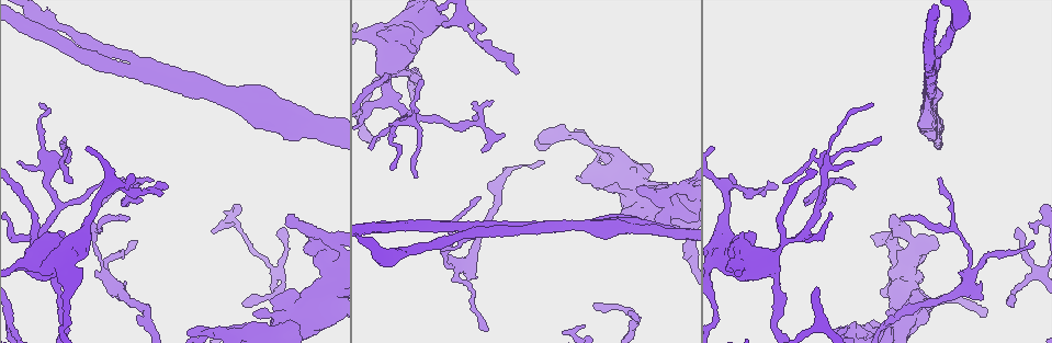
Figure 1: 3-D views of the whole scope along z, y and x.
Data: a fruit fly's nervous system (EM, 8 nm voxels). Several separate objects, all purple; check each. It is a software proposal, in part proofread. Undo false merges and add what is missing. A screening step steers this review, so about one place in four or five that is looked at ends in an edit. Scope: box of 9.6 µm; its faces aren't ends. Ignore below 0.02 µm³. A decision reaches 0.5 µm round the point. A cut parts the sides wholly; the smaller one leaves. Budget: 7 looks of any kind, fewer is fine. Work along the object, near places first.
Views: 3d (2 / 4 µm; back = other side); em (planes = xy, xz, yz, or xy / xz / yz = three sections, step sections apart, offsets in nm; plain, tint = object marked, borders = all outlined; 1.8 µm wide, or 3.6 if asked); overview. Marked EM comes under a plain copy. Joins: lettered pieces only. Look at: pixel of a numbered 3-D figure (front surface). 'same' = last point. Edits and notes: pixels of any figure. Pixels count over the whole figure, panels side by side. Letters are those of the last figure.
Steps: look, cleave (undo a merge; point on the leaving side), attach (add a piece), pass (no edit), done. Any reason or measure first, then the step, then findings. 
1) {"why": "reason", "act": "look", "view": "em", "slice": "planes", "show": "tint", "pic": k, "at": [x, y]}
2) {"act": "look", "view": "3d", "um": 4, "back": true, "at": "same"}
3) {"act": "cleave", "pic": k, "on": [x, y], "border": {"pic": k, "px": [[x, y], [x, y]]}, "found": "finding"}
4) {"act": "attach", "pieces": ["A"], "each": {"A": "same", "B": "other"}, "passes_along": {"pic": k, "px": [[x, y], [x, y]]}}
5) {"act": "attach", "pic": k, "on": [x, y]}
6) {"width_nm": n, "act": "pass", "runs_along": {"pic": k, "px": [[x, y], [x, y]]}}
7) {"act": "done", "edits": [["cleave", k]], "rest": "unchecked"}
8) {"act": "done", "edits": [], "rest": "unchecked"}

{"why": "an open end", "act": "look", "view": "3d", "um": 2, "back": true, "pic": 1, "at": [416, 176]}

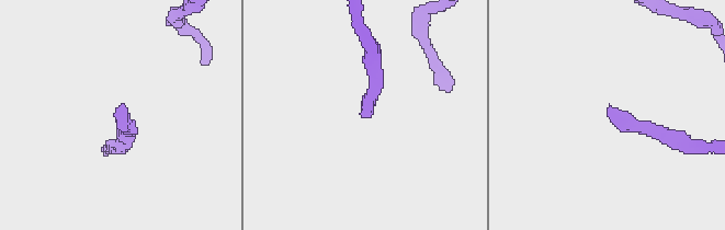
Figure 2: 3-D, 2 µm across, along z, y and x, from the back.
{"why": "need the tissue", "act": "look", "view": "em", "slice": "xy", "step": 16, "show": "borders", "pic": 2, "at": [119, 108]}

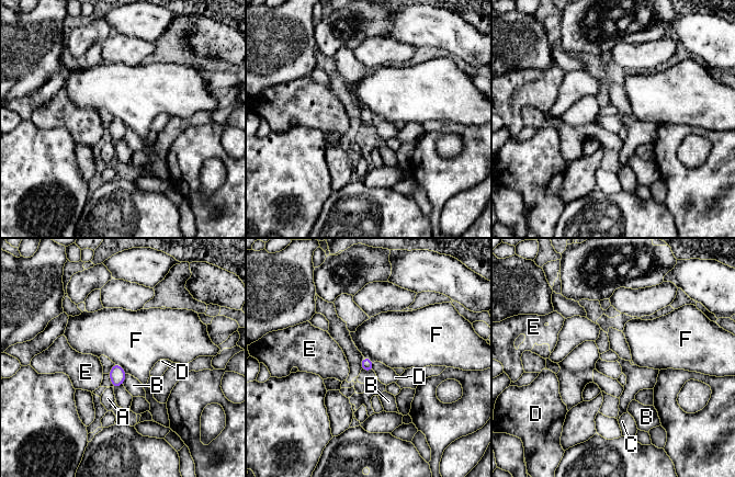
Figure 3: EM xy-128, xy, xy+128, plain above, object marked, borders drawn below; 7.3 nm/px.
{"act": "look", "view": "em", "slice": "xz", "step": 8, "show": "borders", "at": "same"}

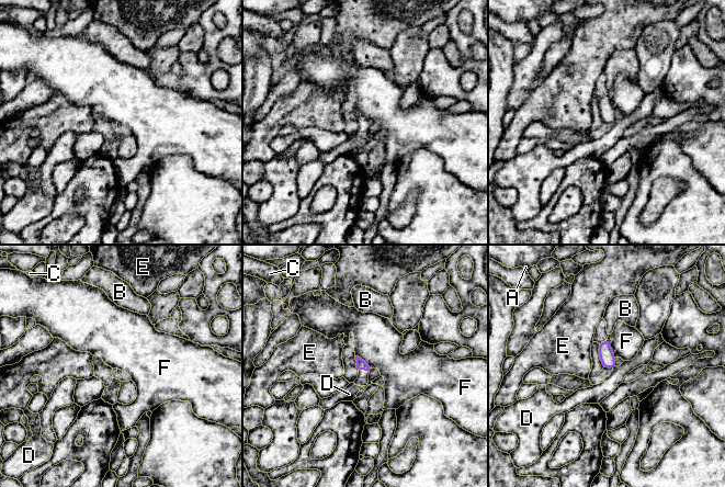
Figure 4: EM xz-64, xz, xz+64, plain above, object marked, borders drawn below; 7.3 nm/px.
{"act": "pass", "each": {"A": "other", "B": "other", "C": "other", "D": "other", "E": "other", "F": "other"}, "border": {"pic": 4, "px": [[607, 339], [615, 357]]}, "found": "no lettered piece goes on from it"}

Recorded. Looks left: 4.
{"why": "tapers out", "act": "look", "view": "3d", "um": 4, "back": true, "pic": 1, "at": [70, 181]}

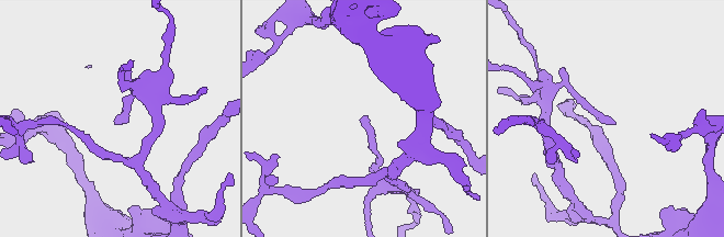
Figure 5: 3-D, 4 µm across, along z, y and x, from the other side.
{"why": "now the EM", "act": "look", "view": "em", "slice": "xy", "step": 8, "show": "borders", "pic": 5, "at": [365, 119]}

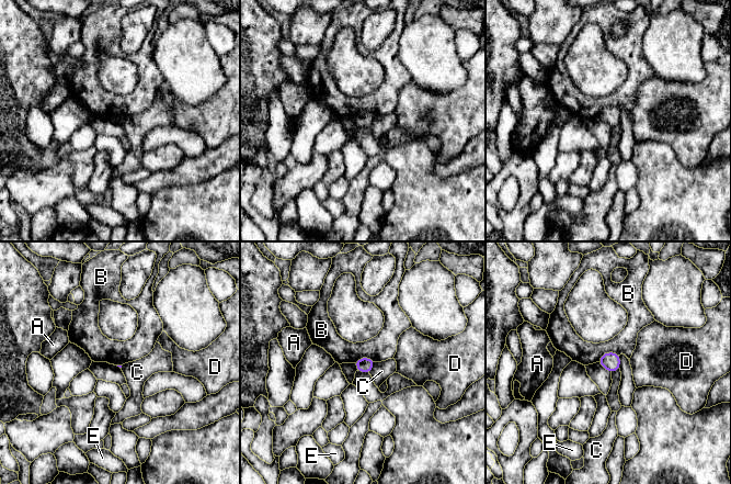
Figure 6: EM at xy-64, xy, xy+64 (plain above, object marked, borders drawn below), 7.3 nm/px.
{"act": "look", "view": "em", "slice": "planes", "show": "borders", "at": "same"}

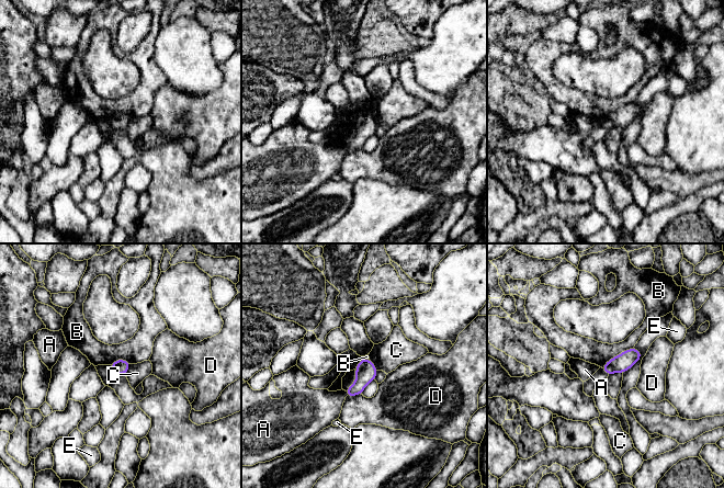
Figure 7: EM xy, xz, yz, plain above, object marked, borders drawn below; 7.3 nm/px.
{"longest_contact_nm": ["B", 280], "act": "pass", "each": {"A": "other", "B": "other", "C": "other", "D": "other", "E": "other"}, "border": {"pic": 7, "px": [[633, 347], [612, 356], [601, 367]]}, "found": "no lettered piece goes on from it"}

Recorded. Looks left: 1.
{"act": "done", "edits": [], "rest": "unchecked"}

